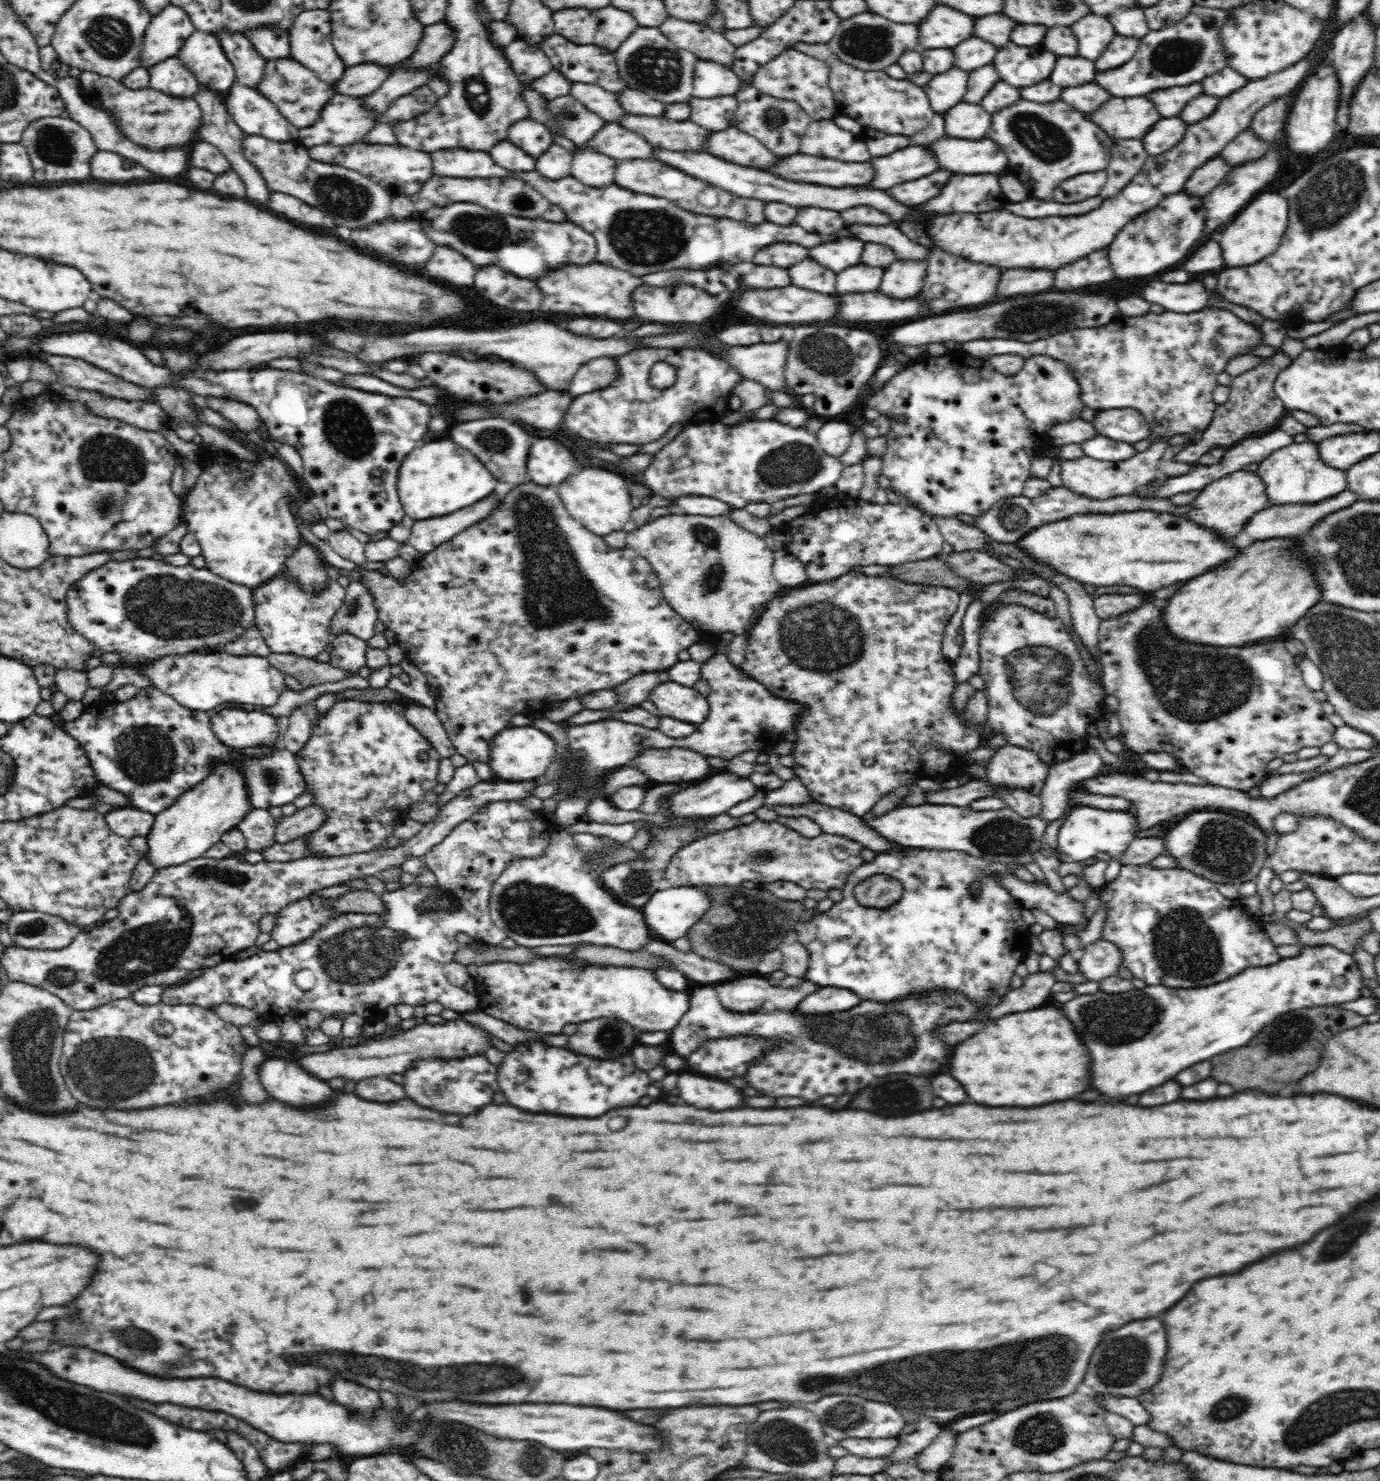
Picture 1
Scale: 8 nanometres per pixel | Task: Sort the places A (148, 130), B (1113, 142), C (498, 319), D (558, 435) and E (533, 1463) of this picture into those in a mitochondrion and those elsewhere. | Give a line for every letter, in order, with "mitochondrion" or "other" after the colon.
A: mitochondrion
B: other
C: other
D: other
E: mitochondrion

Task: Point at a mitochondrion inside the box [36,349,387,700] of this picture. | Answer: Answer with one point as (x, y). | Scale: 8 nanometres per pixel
(168, 606)

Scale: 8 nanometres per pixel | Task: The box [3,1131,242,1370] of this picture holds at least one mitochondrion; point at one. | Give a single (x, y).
(138, 1338)

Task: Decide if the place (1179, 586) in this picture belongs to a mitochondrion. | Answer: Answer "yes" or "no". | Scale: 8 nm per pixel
no

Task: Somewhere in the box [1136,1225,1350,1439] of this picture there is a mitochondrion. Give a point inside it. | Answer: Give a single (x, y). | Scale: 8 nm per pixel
(1230, 1407)

